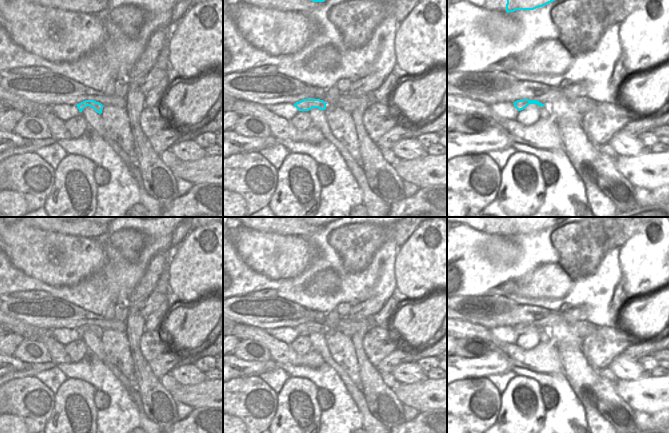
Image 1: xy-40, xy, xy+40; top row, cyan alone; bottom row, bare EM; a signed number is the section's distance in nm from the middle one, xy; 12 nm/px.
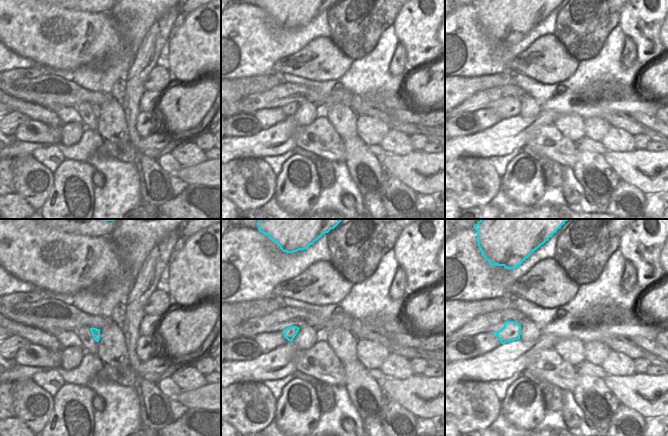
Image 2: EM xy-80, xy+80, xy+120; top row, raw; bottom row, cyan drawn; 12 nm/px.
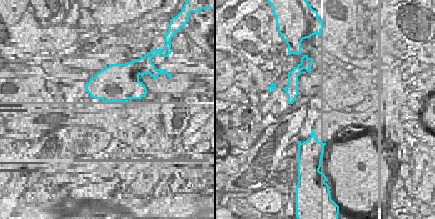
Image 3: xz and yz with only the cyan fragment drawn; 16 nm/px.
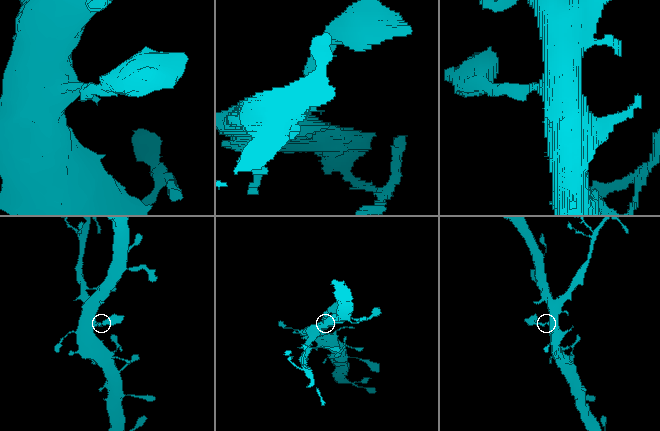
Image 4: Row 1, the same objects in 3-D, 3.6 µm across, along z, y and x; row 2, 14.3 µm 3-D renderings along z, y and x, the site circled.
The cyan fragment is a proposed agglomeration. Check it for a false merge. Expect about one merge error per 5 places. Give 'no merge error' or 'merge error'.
no merge error

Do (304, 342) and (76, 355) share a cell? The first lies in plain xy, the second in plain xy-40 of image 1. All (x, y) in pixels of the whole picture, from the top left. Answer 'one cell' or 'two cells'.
one cell

